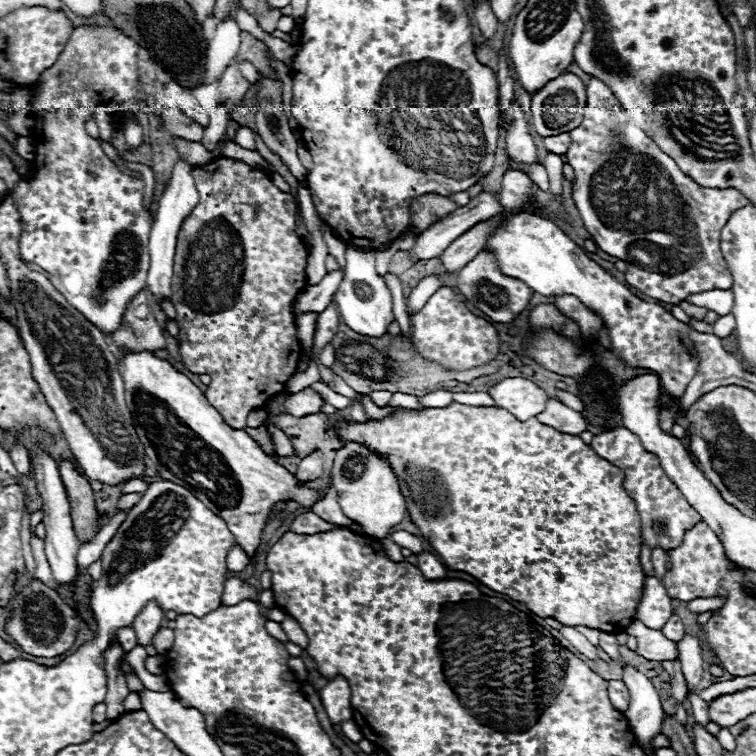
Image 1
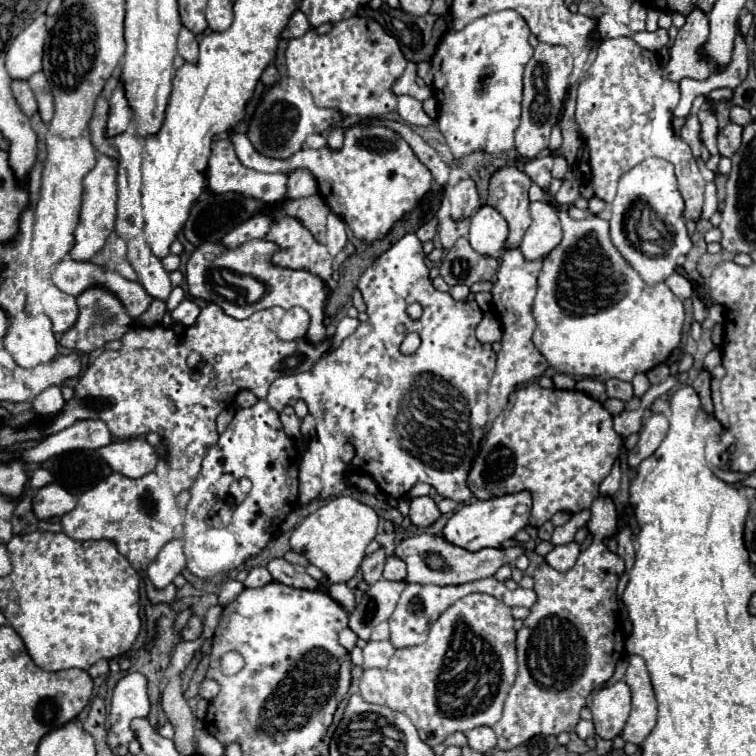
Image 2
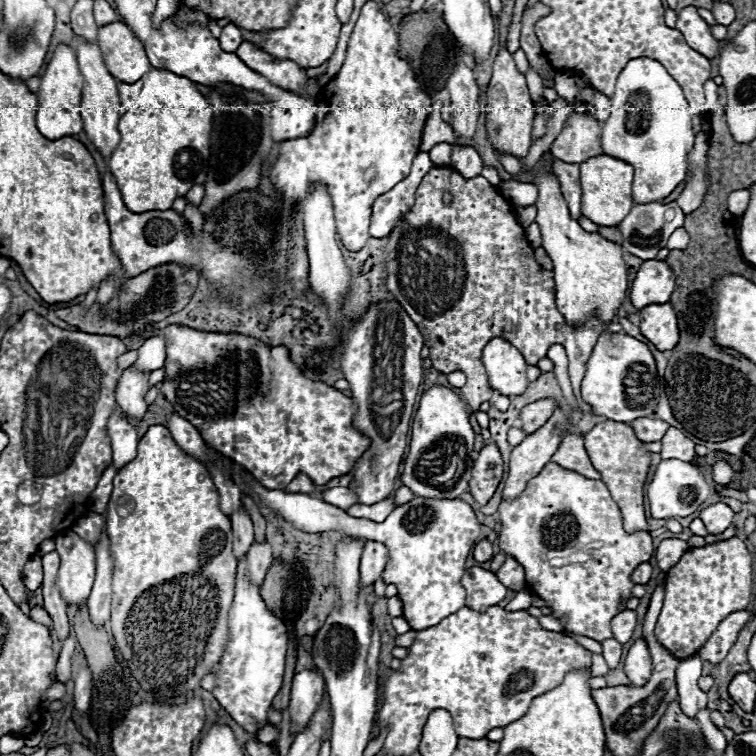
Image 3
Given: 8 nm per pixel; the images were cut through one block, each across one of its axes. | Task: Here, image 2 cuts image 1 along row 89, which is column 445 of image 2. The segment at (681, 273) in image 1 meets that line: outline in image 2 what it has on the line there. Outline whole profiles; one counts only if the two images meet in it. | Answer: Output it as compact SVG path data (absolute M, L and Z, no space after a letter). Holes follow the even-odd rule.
M470 582L470 584L460 584L460 586L434 586L434 584L406 584L404 592L400 594L400 600L396 604L394 614L390 616L390 642L396 648L406 648L406 646L416 646L422 644L428 636L428 628L430 624L450 606L454 604L458 598L472 594L472 592L480 592L478 582Z

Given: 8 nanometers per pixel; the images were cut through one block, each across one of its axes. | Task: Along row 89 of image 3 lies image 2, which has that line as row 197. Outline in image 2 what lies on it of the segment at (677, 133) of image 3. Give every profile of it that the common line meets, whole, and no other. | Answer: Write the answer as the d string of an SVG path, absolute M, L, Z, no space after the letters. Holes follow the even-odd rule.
M648 158L622 174L610 210L612 242L646 284L664 282L676 270L678 256L684 256L692 248L682 218L684 202L676 188L674 166L666 160Z

